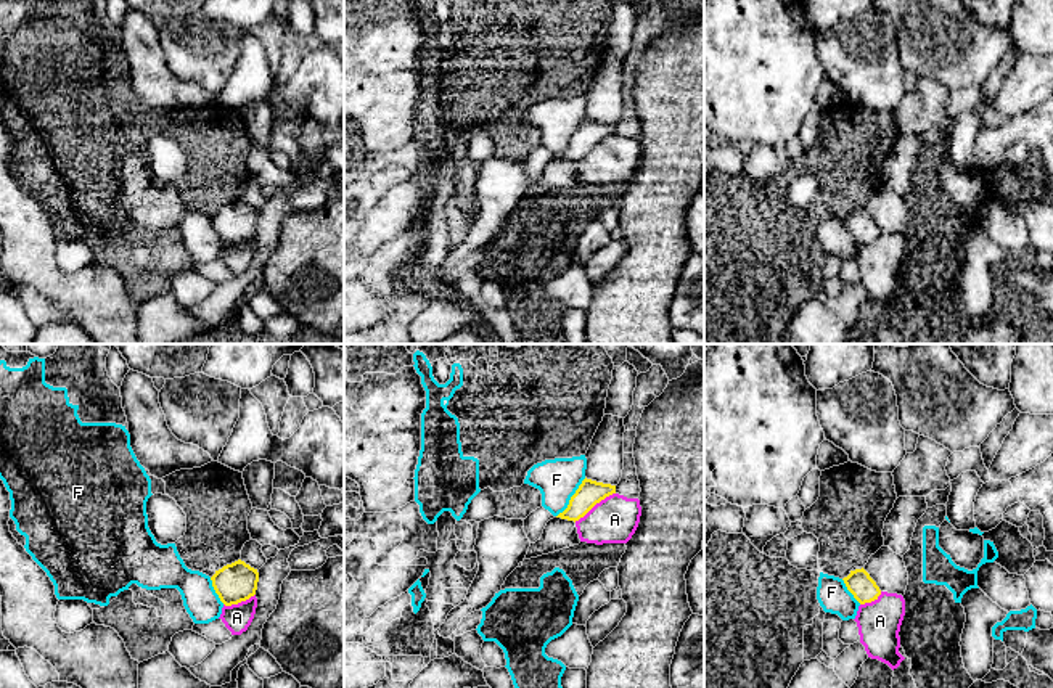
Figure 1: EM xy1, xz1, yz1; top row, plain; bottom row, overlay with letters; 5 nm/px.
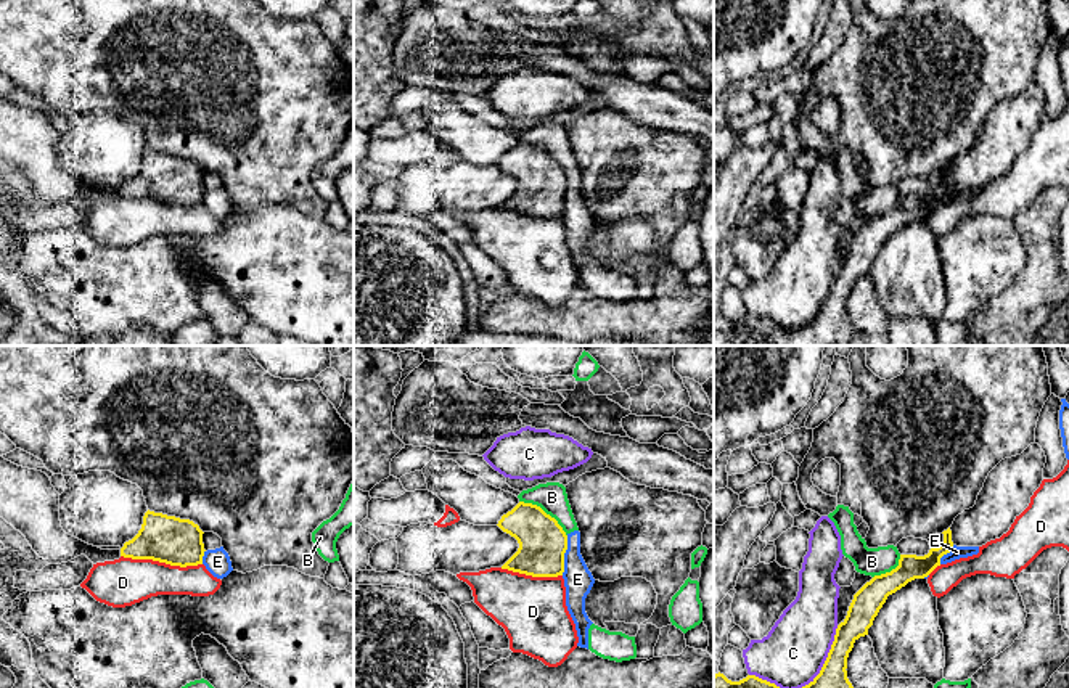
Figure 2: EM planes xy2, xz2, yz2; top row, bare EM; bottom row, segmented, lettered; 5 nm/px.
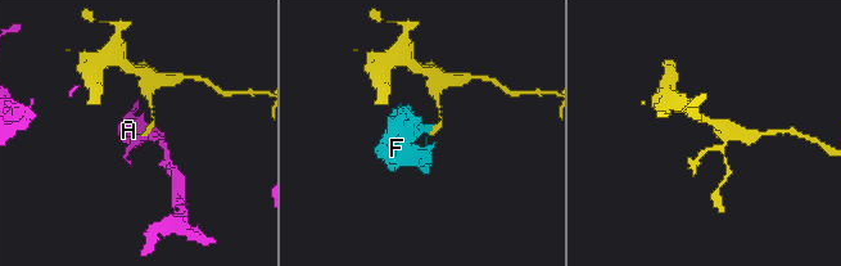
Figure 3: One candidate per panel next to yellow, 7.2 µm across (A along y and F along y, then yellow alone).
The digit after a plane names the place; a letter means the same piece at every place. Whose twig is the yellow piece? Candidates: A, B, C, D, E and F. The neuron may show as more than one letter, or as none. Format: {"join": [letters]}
{"join": []}

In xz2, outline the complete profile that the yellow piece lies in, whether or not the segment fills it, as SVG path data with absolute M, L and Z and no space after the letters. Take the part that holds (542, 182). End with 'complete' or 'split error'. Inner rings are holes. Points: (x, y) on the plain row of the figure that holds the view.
M519 141L497 166L519 183L502 209L532 217L563 215L567 175L540 146Z; complete

